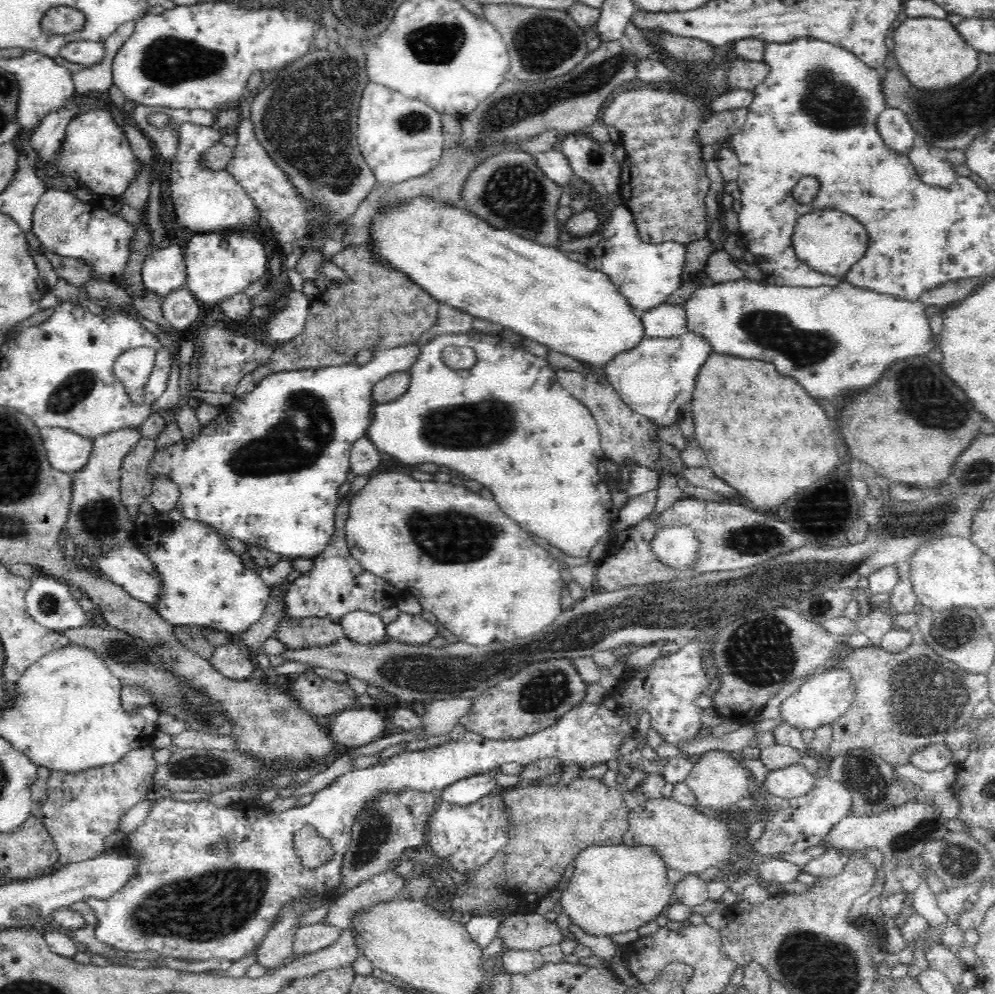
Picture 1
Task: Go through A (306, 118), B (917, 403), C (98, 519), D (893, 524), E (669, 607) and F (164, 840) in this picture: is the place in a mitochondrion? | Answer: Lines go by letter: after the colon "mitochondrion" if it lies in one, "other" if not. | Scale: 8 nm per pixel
A: mitochondrion
B: mitochondrion
C: mitochondrion
D: mitochondrion
E: mitochondrion
F: other

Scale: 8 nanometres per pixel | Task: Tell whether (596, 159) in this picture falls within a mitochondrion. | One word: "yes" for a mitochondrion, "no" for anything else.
yes

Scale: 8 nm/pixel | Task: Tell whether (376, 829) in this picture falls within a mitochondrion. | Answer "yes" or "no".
yes

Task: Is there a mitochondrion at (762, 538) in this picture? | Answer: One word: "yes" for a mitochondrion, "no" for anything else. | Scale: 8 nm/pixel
yes

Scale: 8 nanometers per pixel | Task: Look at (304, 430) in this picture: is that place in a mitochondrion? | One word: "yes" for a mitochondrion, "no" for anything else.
yes

